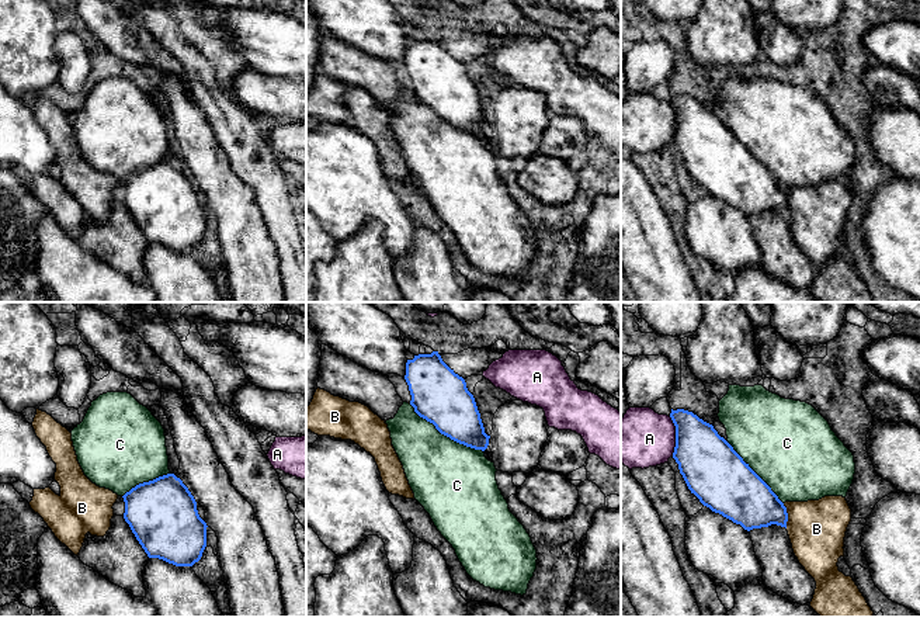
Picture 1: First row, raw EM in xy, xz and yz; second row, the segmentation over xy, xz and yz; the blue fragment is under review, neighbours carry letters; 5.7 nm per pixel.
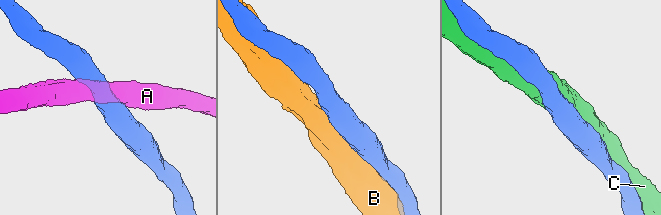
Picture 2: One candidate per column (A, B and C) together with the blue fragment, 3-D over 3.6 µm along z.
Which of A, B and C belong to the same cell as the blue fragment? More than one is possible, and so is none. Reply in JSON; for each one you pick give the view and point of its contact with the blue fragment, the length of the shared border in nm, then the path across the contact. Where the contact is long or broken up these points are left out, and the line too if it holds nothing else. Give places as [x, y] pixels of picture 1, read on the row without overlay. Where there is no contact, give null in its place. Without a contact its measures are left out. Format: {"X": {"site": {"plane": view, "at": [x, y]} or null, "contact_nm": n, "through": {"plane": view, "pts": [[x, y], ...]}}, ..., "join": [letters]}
{"C": {"site": {"plane": "xz", "at": [445, 120]}, "contact_nm": 500}, "join": ["C"]}

